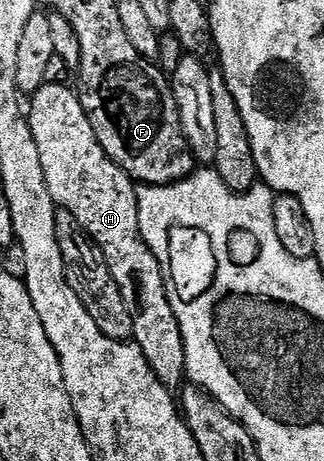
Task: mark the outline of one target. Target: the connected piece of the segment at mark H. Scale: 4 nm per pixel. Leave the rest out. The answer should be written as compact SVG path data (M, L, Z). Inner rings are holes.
M47 83L39 87L28 101L28 120L30 122L30 130L36 139L36 151L40 151L40 165L44 167L44 179L48 183L48 191L52 195L55 206L58 209L67 209L72 211L72 215L76 215L76 219L81 223L86 231L86 236L98 246L102 257L106 260L106 265L112 271L112 275L116 279L116 283L122 288L122 294L126 300L126 306L130 308L130 314L134 320L134 335L133 340L136 342L139 349L142 350L144 356L148 359L148 363L152 367L152 371L156 375L156 379L160 379L160 383L165 389L178 391L183 388L184 382L187 380L186 372L186 348L184 347L184 339L180 331L180 323L176 319L176 311L172 311L172 303L170 302L170 292L166 289L166 275L158 257L153 251L148 248L146 241L142 237L140 231L140 219L138 218L138 190L135 182L125 173L122 168L115 163L104 151L104 147L100 147L100 143L96 139L96 131L92 131L92 123L86 114L86 108L82 106L82 98L77 92L74 93L66 85L53 85Z

